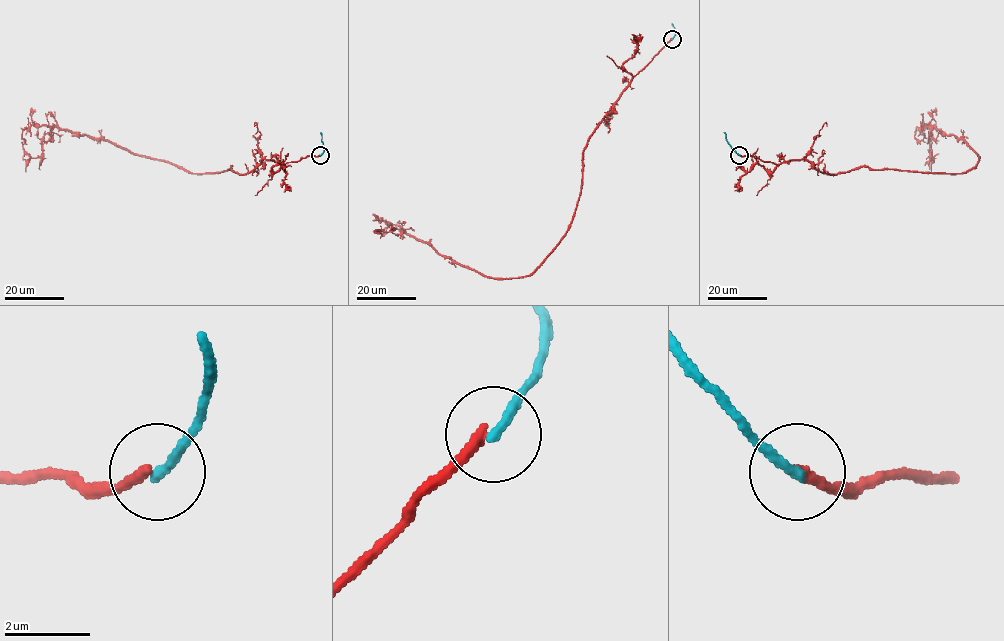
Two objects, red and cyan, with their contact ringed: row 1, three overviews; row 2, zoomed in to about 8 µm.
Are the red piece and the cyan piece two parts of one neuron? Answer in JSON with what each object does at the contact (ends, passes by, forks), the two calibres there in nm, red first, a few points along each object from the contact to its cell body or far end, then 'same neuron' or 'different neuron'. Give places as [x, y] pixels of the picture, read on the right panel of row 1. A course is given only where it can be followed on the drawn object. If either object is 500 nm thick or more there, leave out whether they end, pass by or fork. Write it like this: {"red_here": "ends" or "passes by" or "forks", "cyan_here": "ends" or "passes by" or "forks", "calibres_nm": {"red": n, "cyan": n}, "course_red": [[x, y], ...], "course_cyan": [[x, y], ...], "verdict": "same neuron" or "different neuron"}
{"red_here": "ends", "cyan_here": "ends", "calibres_nm": {"red": 260, "cyan": 240}, "course_red": [[739, 154], [804, 159], [827, 174], [965, 173], [978, 163], [935, 126], [931, 157], [932, 142]], "course_cyan": [[739, 155], [724, 132]], "verdict": "different neuron"}

